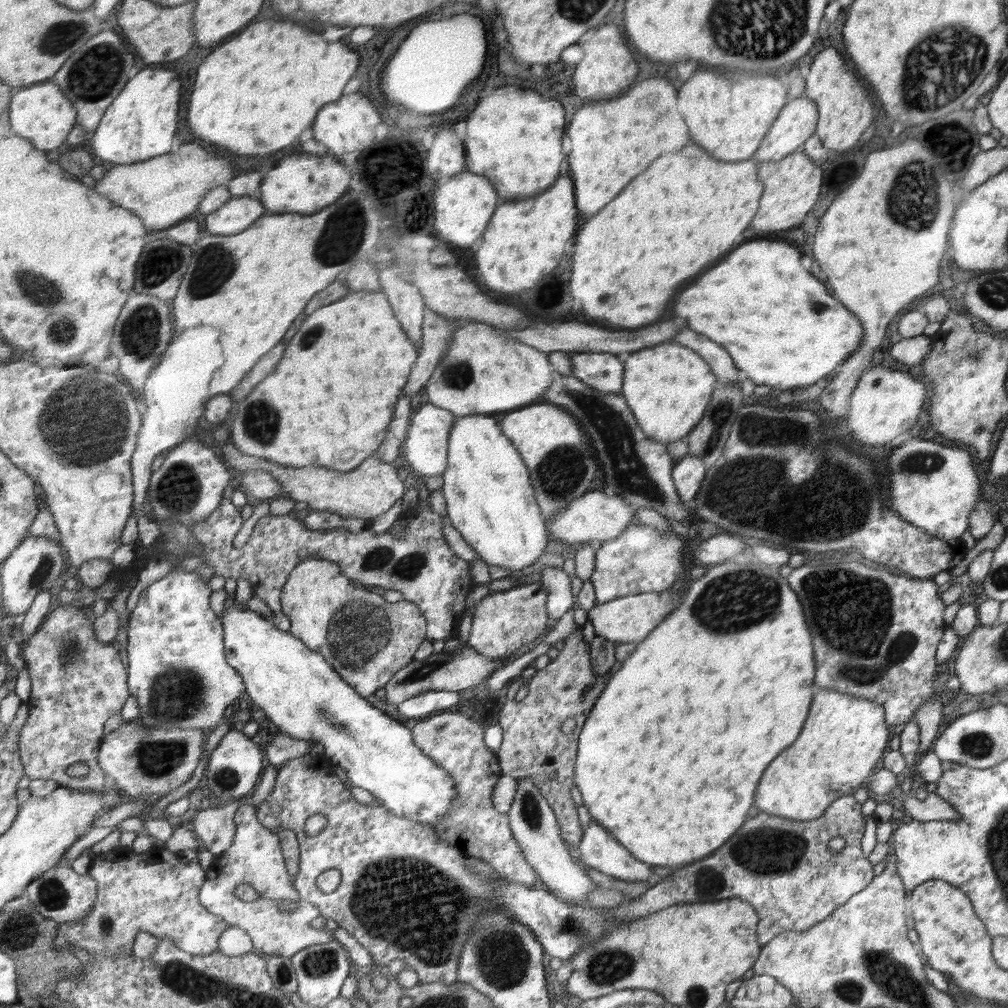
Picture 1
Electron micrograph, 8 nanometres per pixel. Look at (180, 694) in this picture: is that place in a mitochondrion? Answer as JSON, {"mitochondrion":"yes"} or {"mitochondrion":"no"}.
{"mitochondrion":"yes"}

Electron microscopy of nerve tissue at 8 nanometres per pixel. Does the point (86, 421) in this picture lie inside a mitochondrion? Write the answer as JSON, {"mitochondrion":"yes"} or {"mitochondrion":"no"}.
{"mitochondrion":"yes"}

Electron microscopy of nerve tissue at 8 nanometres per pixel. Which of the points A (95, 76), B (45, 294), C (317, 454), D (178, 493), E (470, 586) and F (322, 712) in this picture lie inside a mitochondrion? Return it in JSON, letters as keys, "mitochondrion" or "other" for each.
{"A":"mitochondrion","B":"mitochondrion","C":"other","D":"mitochondrion","E":"other","F":"mitochondrion"}

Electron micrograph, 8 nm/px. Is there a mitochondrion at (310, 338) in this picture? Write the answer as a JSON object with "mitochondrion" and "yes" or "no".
{"mitochondrion":"yes"}

